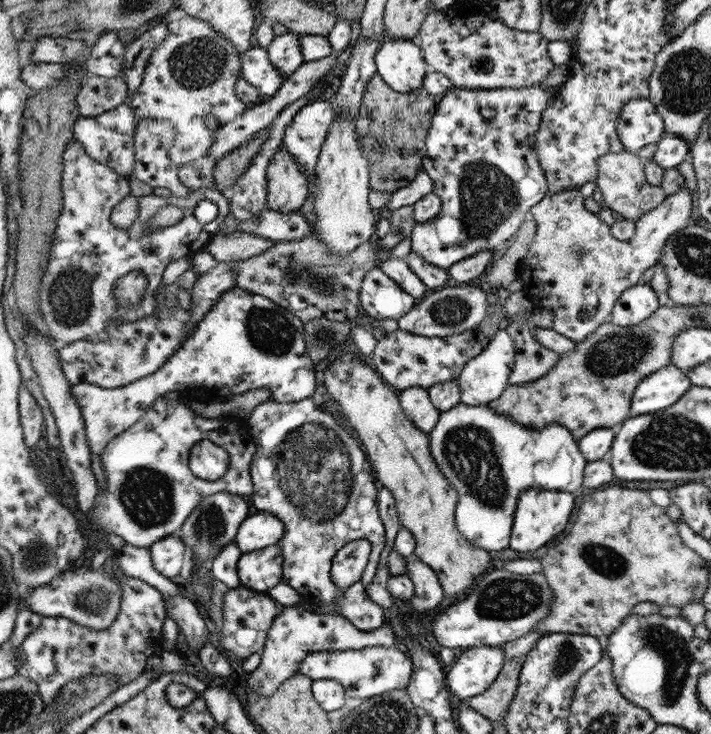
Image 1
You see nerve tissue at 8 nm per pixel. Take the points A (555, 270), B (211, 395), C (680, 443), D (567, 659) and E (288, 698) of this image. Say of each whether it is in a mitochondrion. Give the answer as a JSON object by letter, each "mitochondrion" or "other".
{"A":"other","B":"other","C":"mitochondrion","D":"mitochondrion","E":"other"}

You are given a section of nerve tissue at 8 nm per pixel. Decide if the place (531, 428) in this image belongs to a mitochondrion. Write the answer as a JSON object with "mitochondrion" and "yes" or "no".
{"mitochondrion":"no"}

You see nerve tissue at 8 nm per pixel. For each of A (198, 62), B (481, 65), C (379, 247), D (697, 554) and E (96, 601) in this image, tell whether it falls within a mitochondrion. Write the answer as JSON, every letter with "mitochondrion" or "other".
{"A":"mitochondrion","B":"other","C":"other","D":"other","E":"mitochondrion"}

